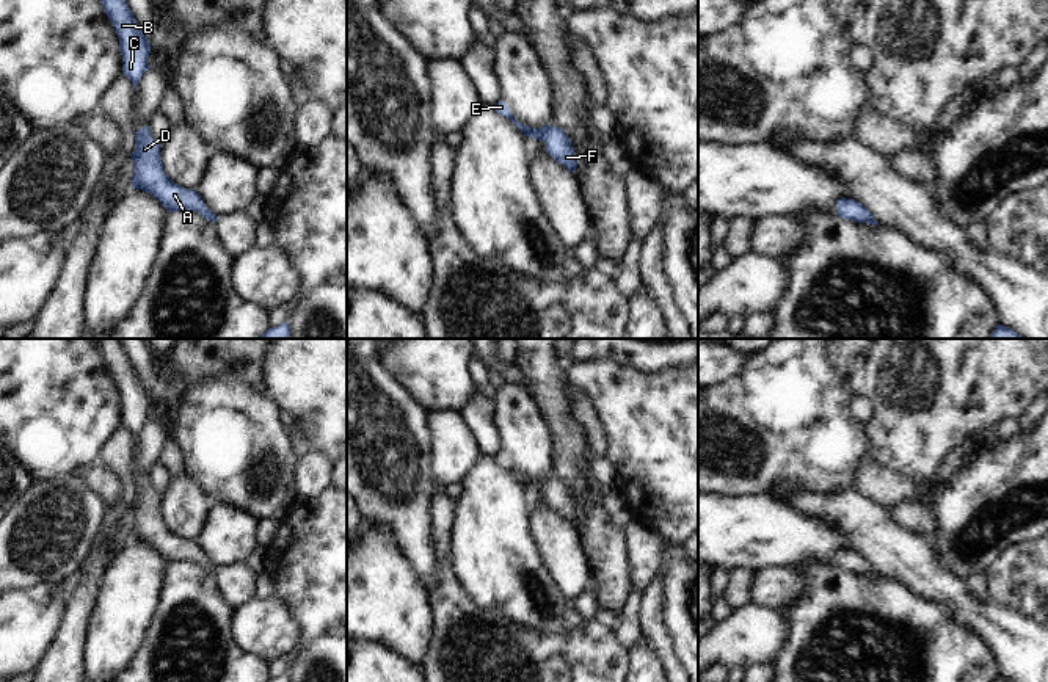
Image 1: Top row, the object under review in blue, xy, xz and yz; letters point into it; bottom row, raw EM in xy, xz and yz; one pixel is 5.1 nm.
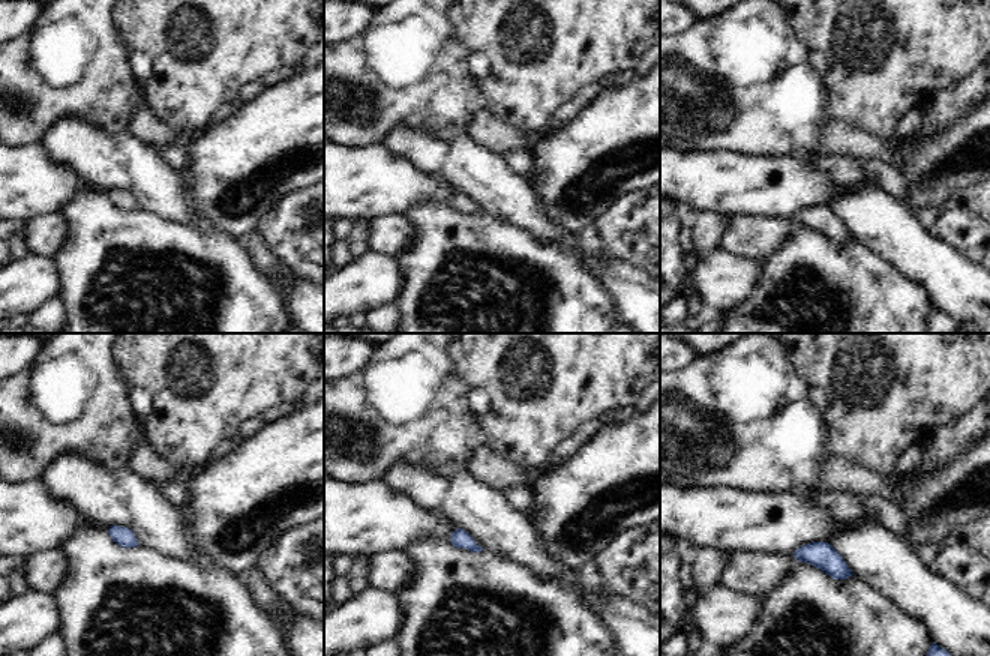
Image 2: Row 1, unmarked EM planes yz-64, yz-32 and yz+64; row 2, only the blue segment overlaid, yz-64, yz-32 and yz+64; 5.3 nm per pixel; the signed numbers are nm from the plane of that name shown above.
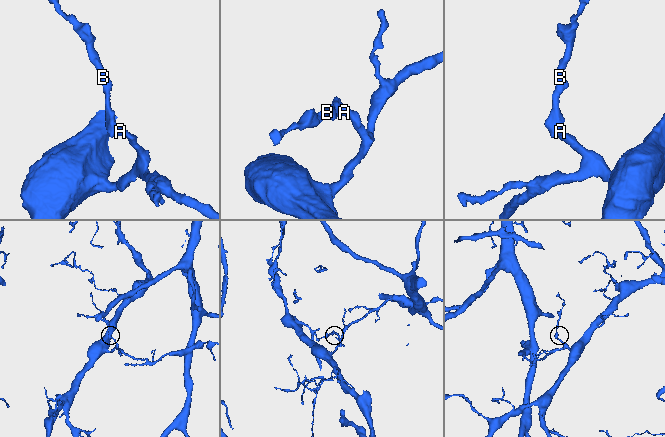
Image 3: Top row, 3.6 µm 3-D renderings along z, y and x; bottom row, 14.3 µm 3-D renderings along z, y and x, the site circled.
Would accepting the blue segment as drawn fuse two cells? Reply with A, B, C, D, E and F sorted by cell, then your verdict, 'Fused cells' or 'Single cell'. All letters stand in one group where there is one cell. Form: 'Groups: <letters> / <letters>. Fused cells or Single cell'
Groups: A B C D E F. Single cell

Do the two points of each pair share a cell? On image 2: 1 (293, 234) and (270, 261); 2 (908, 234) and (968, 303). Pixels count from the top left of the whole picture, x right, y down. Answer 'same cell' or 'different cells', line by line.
1: different cells
2: same cell

